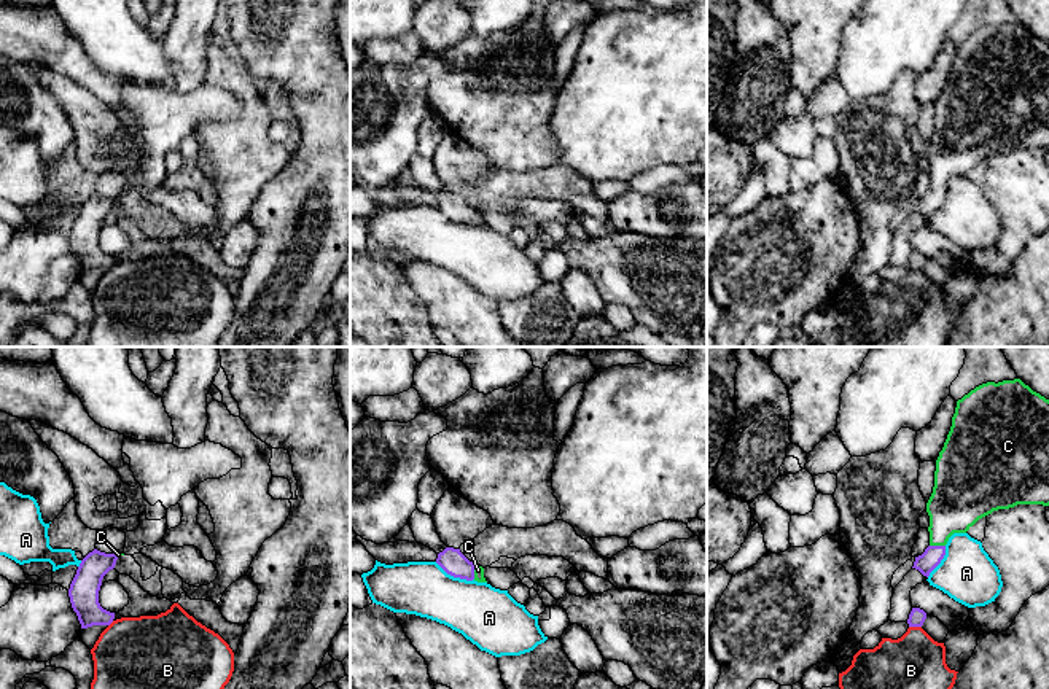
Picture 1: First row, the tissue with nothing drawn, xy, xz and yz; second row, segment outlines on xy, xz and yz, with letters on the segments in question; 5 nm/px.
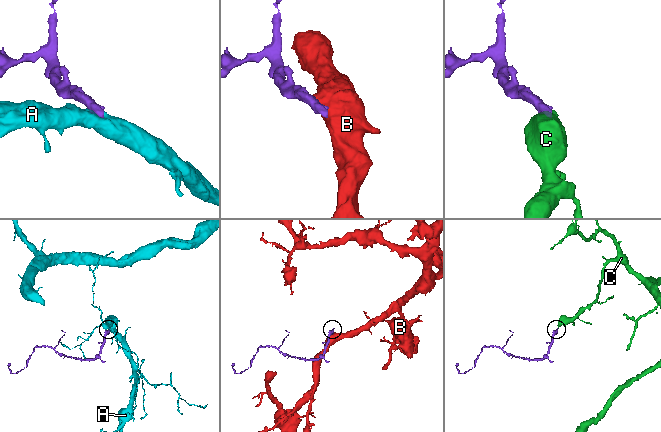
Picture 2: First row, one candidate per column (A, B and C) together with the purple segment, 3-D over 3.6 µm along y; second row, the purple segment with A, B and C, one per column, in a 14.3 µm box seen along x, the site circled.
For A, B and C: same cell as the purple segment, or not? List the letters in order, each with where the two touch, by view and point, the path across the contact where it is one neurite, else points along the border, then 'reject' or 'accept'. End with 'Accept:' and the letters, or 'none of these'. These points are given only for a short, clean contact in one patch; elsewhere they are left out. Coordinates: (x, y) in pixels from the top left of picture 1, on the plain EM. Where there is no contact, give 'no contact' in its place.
A: meets purple in xz at (454, 220); border along xz (435, 206), (454, 220), (473, 223); reject
B: meets purple in yz at (916, 269); border along yz (909, 269), (920, 271); reject
C: meets purple in yz at (938, 190); runs through yz (930, 202), (938, 190), (943, 166), (957, 145); accept
Accept: C

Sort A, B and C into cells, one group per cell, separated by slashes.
A / B / C

